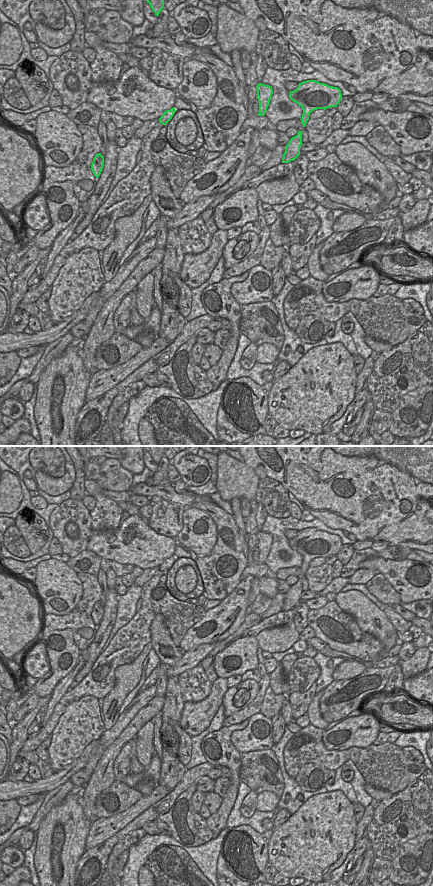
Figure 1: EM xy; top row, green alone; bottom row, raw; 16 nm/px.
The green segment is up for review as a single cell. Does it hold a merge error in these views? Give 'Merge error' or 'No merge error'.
No merge error

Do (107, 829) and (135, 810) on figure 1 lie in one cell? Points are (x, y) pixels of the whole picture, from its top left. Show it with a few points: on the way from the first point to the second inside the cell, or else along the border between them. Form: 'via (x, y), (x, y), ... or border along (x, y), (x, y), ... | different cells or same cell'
via (111, 822), (118, 822), (127, 816) | same cell

